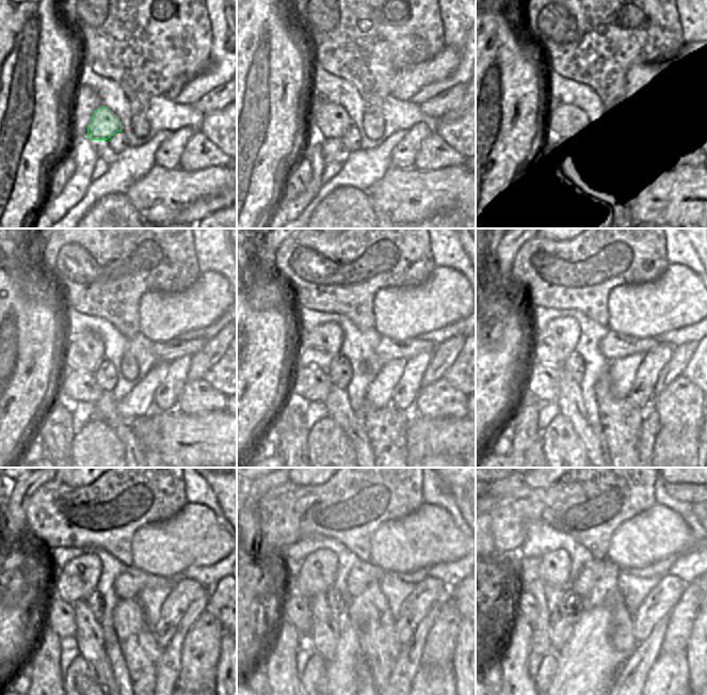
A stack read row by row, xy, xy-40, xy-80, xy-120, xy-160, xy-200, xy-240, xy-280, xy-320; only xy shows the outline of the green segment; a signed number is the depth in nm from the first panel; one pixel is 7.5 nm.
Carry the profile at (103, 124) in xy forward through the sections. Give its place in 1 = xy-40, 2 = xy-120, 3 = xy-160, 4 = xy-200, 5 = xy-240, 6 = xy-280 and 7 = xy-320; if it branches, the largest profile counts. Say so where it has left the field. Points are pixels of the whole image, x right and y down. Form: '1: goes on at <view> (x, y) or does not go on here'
1: goes on at xy-40 (331, 121)
2: goes on at xy-120 (83, 352)
3: goes on at xy-160 (319, 347)
4: goes on at xy-200 (551, 345)
5: goes on at xy-240 (79, 577)
6: goes on at xy-280 (316, 574)
7: goes on at xy-320 (555, 567)

